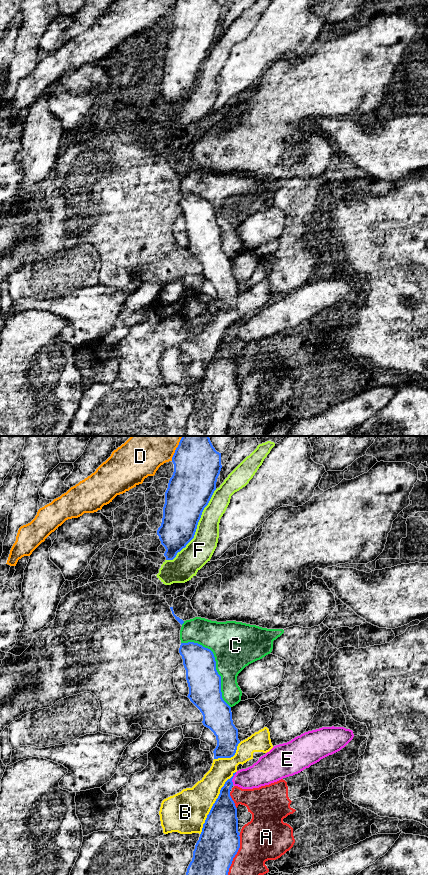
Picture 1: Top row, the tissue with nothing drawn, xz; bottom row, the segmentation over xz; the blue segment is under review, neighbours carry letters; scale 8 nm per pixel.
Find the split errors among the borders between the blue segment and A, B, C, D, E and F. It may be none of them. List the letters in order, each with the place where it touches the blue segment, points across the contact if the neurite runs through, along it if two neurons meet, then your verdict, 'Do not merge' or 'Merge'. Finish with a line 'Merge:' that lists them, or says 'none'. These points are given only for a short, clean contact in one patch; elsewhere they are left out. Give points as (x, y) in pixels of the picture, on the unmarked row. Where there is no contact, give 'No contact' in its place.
A: Touches blue at xz (233, 409). Do not merge
B: Touches blue at xz (214, 355). Do not merge
C: Touches blue at xz (215, 216). Do not merge
D: Touches blue at xz (174, 6). Do not merge
E: Touches blue at xz (232, 330). Boundary: xz (236, 324), (232, 331), (232, 336). Do not merge
F: Touches blue at xz (196, 80). Do not merge
Merge: none

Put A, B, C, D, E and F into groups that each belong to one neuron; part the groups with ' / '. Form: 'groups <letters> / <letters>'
groups A / B / C / D / E / F

